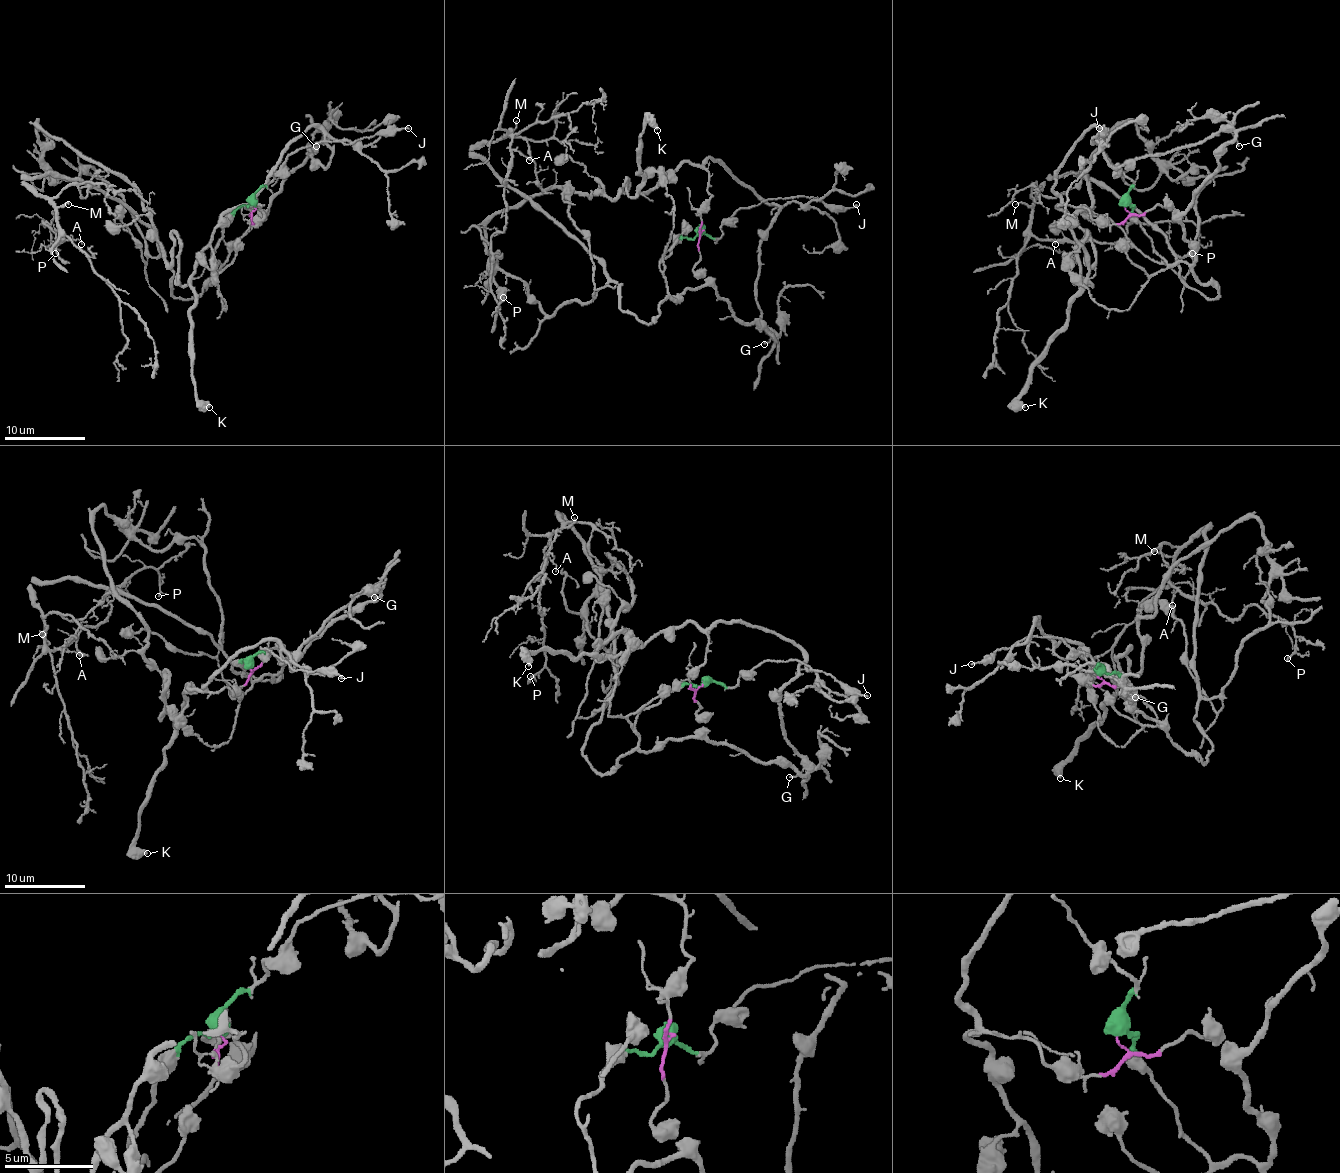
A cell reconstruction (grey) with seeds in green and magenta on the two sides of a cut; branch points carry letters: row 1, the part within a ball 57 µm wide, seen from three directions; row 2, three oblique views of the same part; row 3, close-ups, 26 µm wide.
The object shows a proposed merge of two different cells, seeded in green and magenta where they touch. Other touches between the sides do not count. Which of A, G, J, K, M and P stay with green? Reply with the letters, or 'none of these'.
A, J, M, P

